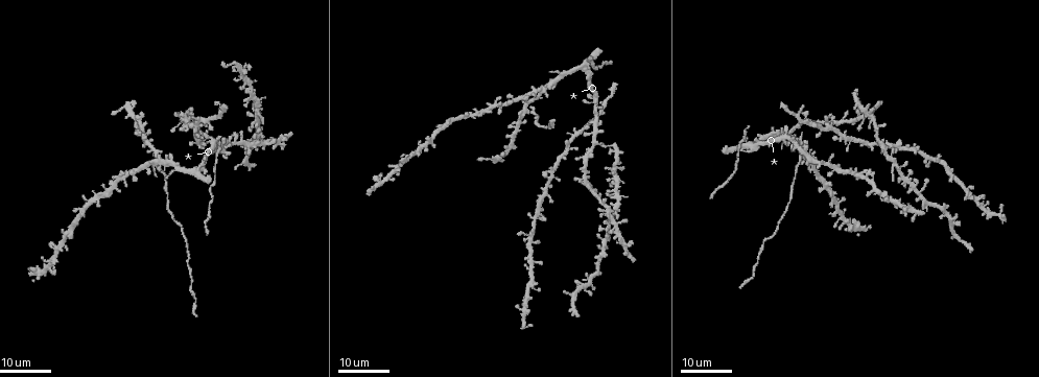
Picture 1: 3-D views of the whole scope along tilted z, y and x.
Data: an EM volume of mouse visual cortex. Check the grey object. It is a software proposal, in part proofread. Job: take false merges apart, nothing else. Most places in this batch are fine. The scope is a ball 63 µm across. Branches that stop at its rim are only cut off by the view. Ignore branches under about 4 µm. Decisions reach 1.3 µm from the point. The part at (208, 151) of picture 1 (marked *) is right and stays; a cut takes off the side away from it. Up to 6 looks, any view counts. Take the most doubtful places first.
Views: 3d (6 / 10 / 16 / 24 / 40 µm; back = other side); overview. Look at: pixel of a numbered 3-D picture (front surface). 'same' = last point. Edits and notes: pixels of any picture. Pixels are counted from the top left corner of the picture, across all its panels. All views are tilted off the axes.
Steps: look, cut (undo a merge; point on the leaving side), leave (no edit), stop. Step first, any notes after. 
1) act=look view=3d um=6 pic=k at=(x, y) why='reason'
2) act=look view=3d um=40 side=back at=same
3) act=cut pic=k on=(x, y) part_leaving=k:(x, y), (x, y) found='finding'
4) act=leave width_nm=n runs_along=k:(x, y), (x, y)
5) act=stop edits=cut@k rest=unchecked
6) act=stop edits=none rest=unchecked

act=look view=3d um=24 pic=1 at=(153, 148) why='branch point'

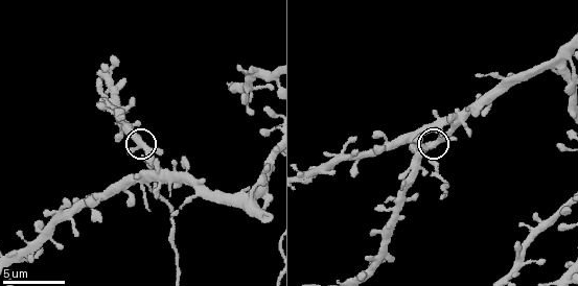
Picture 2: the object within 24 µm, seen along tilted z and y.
act=look view=3d um=10 pic=2 at=(432, 145) why='zoom in'

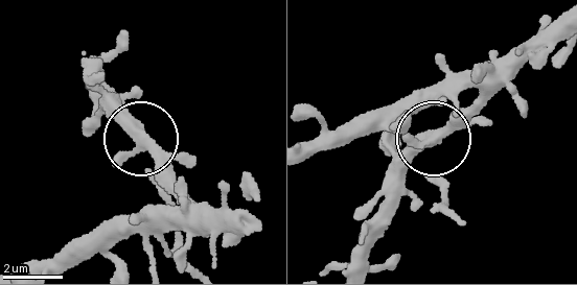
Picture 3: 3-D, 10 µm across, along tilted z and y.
act=leave width_nm=330 runs_along=3:(556, 36), (390, 171) found='continuous, no second neuron'

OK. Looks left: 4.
act=look view=3d um=24 pic=1 at=(899, 202) why='four arms meet'

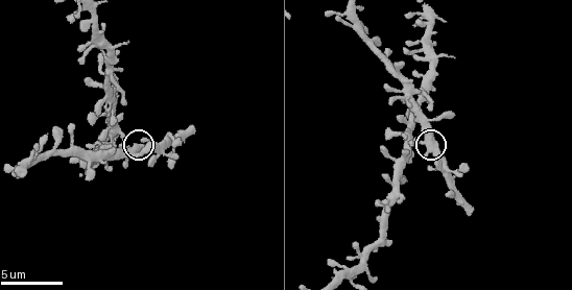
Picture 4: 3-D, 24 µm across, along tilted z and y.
act=look view=3d um=10 pic=4 at=(427, 144)

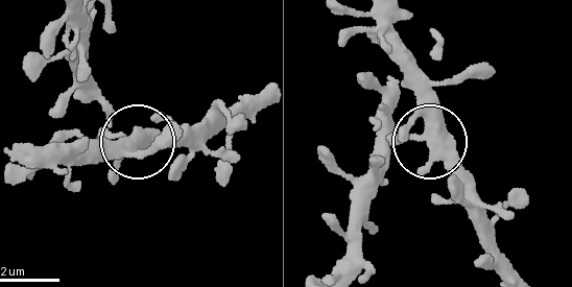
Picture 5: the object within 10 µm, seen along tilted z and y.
act=look view=3d um=6 pic=5 at=(432, 141)

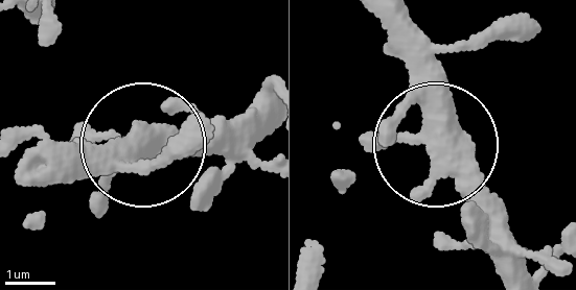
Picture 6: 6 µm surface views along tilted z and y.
act=leave width_nm=400 runs_along=6:(45, 143), (102, 150), (129, 136), (245, 133) found='continuous, no second neuron'

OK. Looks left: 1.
act=look view=3d um=16 pic=2 at=(551, 62)

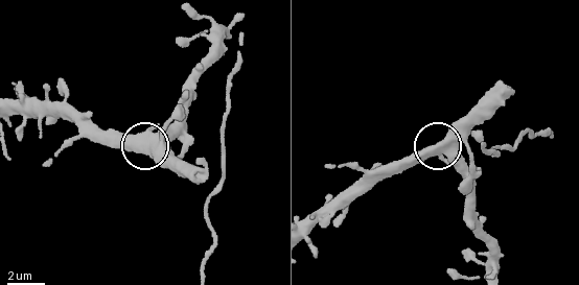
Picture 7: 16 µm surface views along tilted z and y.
act=leave found='all the same neuron'

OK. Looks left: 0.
act=stop edits=none rest=unchecked

